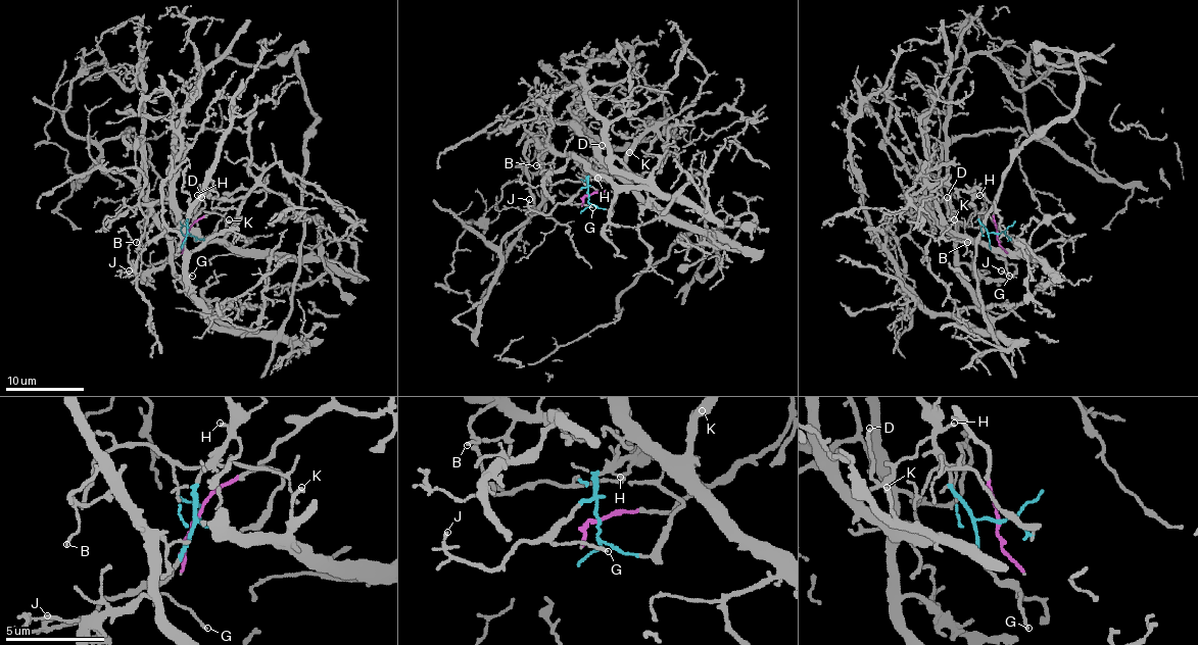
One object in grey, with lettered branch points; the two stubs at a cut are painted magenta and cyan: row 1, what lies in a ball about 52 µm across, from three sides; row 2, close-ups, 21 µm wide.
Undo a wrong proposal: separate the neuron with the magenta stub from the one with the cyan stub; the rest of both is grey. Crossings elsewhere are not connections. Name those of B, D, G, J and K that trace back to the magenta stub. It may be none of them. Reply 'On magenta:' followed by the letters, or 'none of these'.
On magenta: D, K

